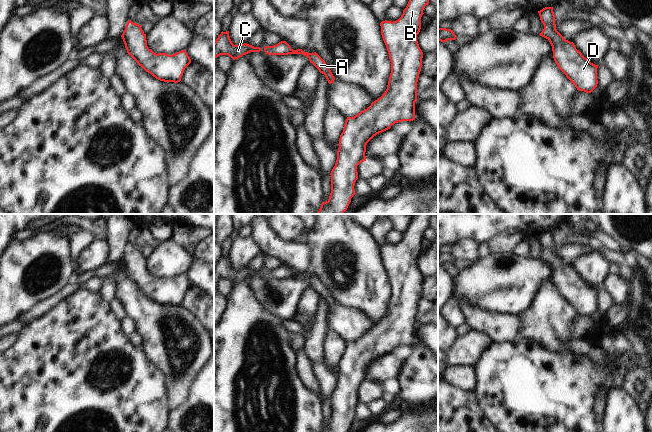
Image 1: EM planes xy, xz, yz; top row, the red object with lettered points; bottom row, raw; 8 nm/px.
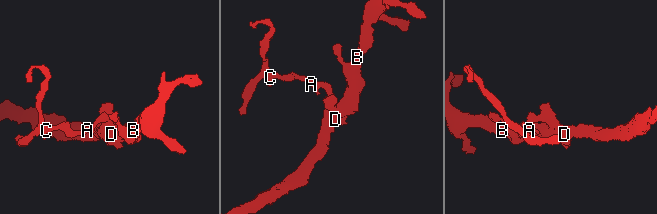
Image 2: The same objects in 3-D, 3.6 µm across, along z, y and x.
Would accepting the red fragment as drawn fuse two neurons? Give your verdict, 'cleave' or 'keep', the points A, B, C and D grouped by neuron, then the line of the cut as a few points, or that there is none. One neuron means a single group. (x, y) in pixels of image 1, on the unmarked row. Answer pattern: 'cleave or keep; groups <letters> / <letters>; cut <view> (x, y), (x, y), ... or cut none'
keep; groups A B C D; cut none

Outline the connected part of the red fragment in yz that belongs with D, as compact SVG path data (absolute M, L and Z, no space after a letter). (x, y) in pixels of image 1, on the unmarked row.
M553 231L538 235L544 249L540 260L549 264L558 292L579 315L591 317L598 308L597 292L578 275L573 266L566 264L556 253Z

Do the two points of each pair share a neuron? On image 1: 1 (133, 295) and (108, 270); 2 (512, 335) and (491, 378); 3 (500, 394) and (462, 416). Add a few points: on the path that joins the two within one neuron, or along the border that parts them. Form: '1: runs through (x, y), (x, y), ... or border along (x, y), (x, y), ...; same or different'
1: border along (122, 265), (118, 264), (117, 268), (109, 276); different
2: border along (531, 339), (518, 342), (493, 343); different
3: border along (474, 391), (479, 407), (490, 421); different

